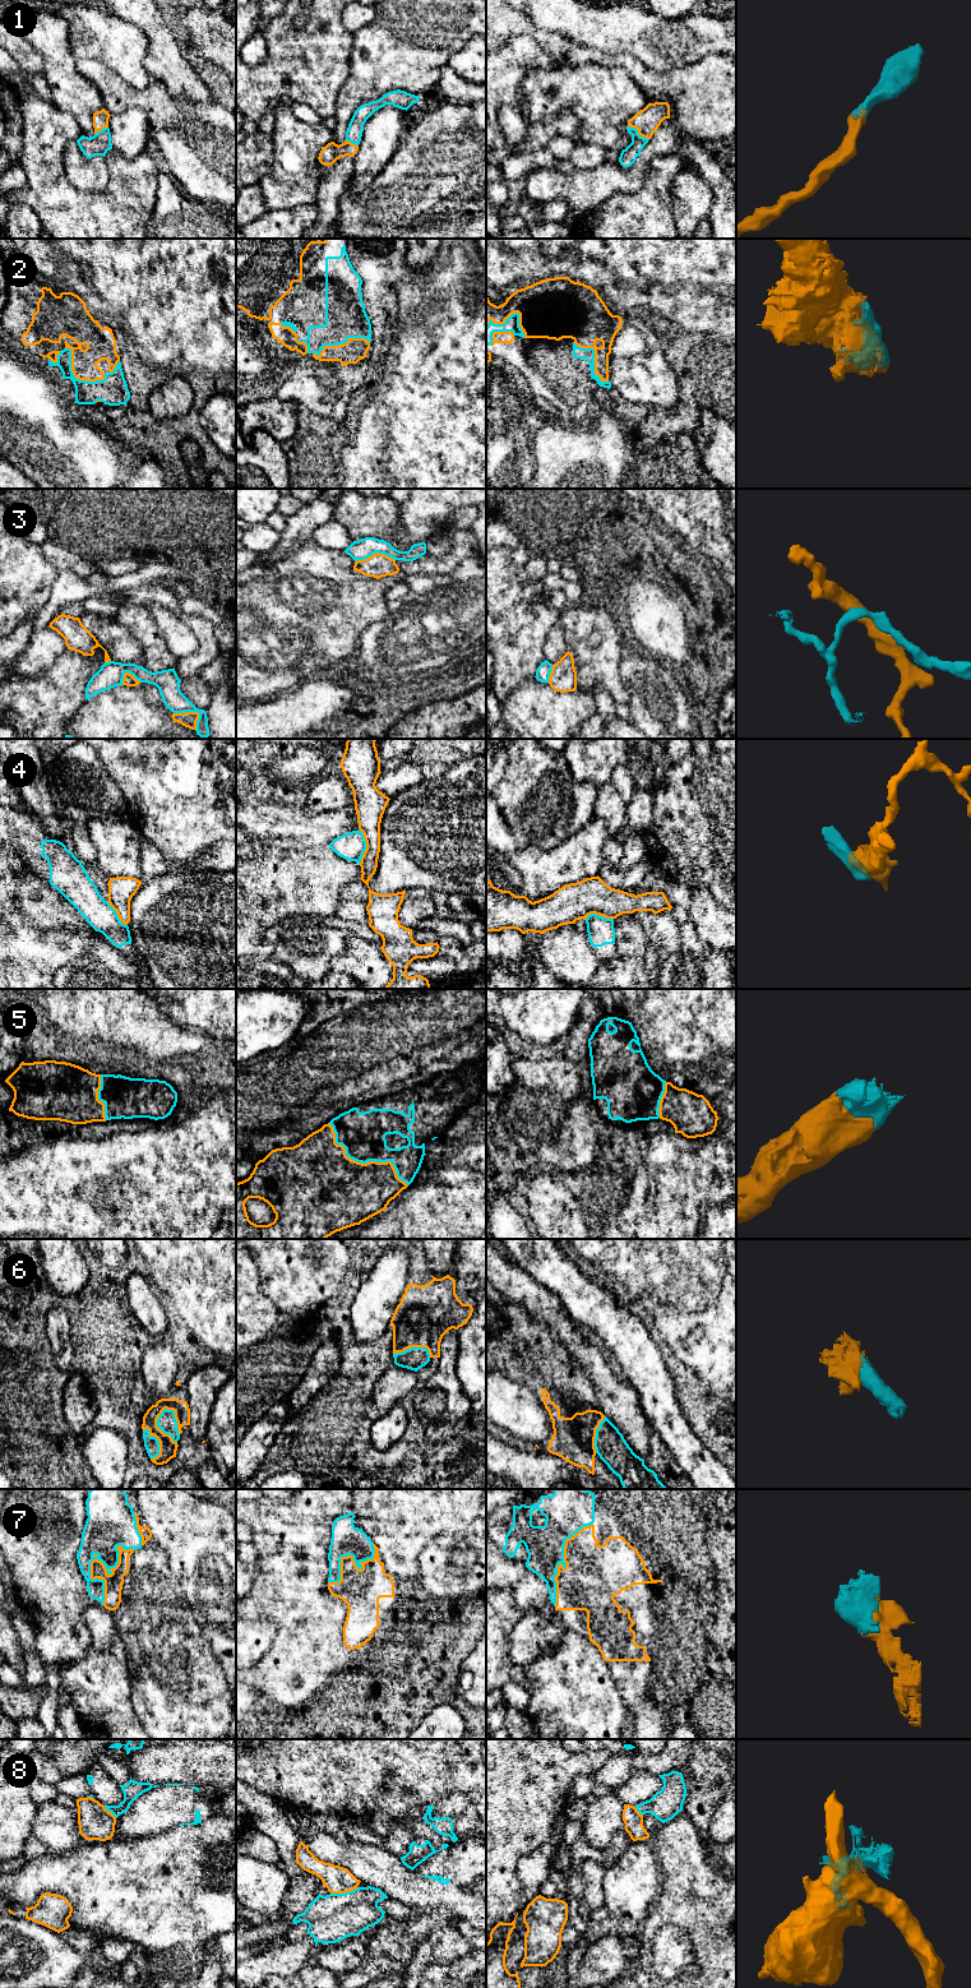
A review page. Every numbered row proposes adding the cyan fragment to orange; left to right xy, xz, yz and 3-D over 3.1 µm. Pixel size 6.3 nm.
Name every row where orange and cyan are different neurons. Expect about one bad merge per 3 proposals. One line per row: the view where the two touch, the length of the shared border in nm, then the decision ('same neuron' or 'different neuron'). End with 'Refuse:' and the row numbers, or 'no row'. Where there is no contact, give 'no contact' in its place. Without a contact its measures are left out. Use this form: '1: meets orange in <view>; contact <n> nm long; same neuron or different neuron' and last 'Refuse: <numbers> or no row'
1: meets orange in yz; contact 160 nm long; same neuron
2: meets orange in xy; contact 320 nm long; different neuron
3: meets orange in xy; contact 180 nm long; different neuron
4: meets orange in xz; contact 220 nm long; different neuron
5: meets orange in xz; contact 650 nm long; same neuron
6: meets orange in xy; contact 240 nm long; same neuron
7: meets orange in xy; contact 400 nm long; same neuron
8: meets orange in xz; contact 180 nm long; different neuron
Refuse: 2, 3, 4, 8

